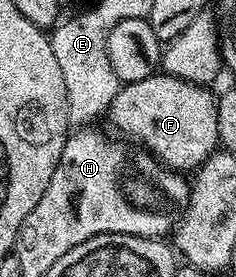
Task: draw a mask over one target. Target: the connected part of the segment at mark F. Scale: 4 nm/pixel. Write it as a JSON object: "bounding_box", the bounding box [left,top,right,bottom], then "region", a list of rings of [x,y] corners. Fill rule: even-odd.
{"bounding_box":[107,73,218,173],"region":[[[154,73],[143,81],[124,84],[120,90],[107,107],[110,121],[131,142],[142,143],[147,150],[154,151],[169,166],[166,168],[170,172],[181,173],[184,167],[196,168],[206,156],[218,150],[217,99],[208,86]]]}

